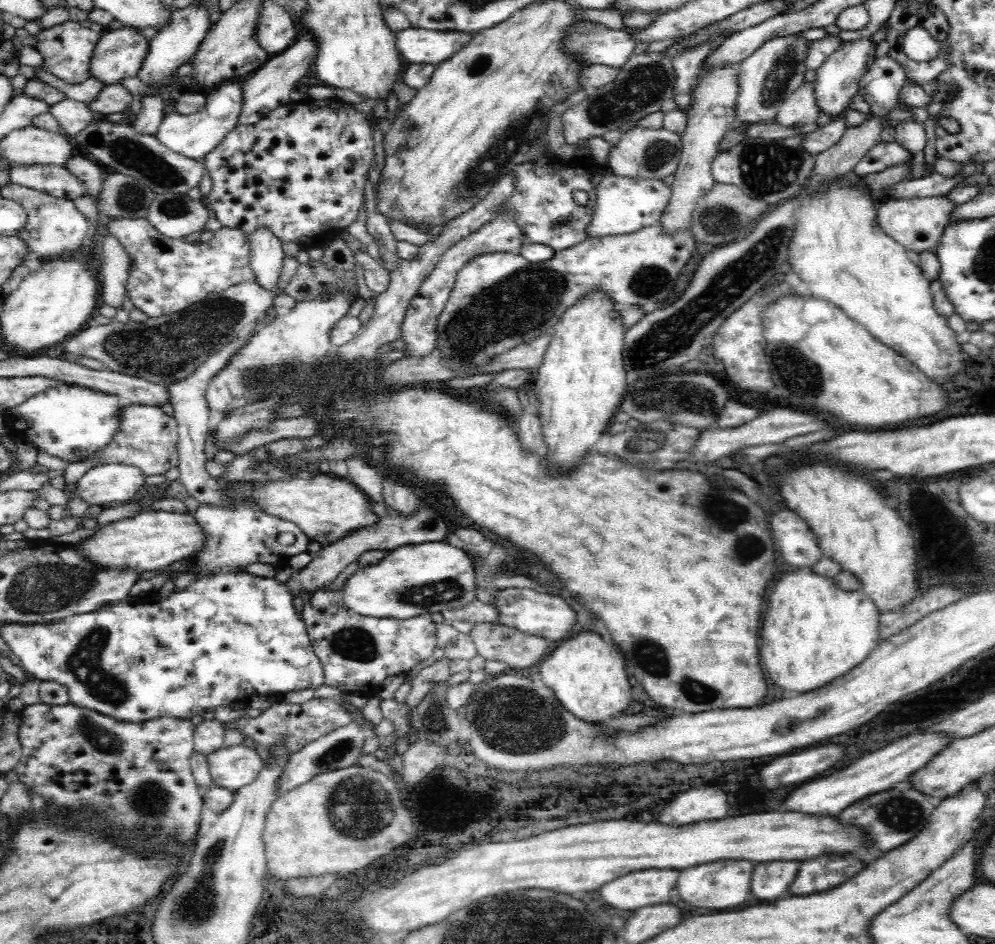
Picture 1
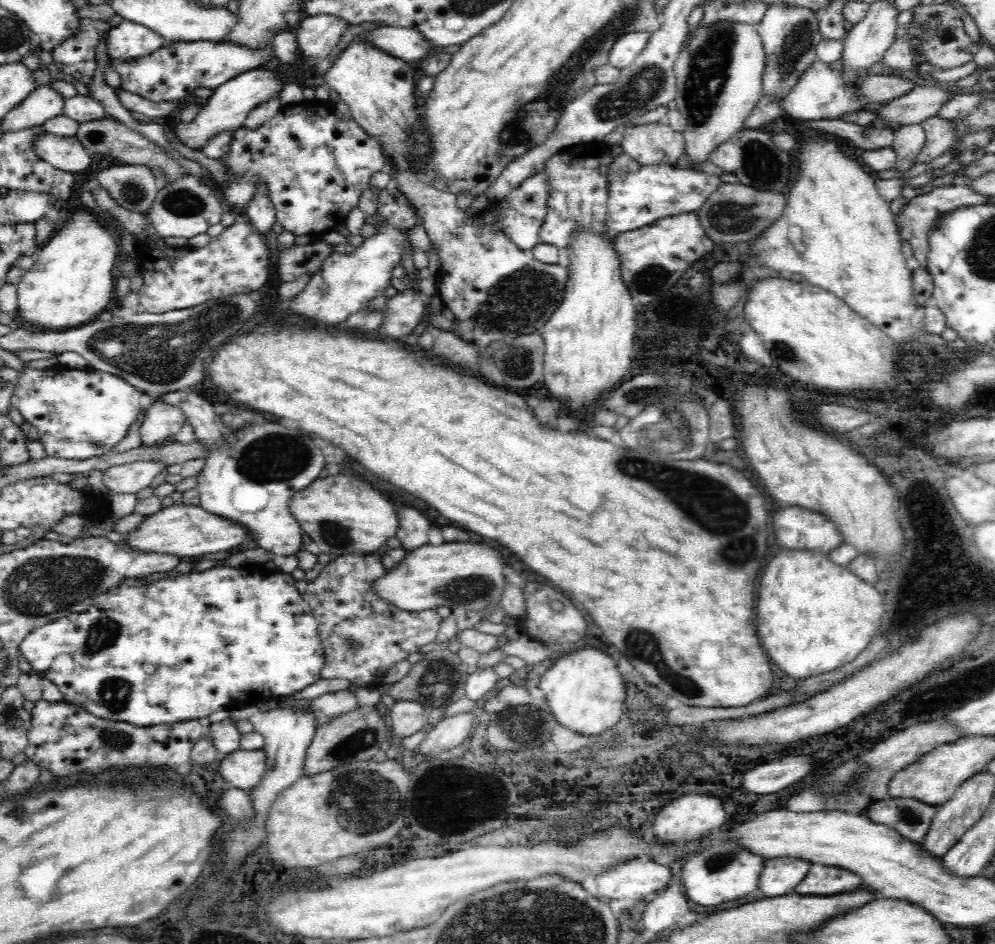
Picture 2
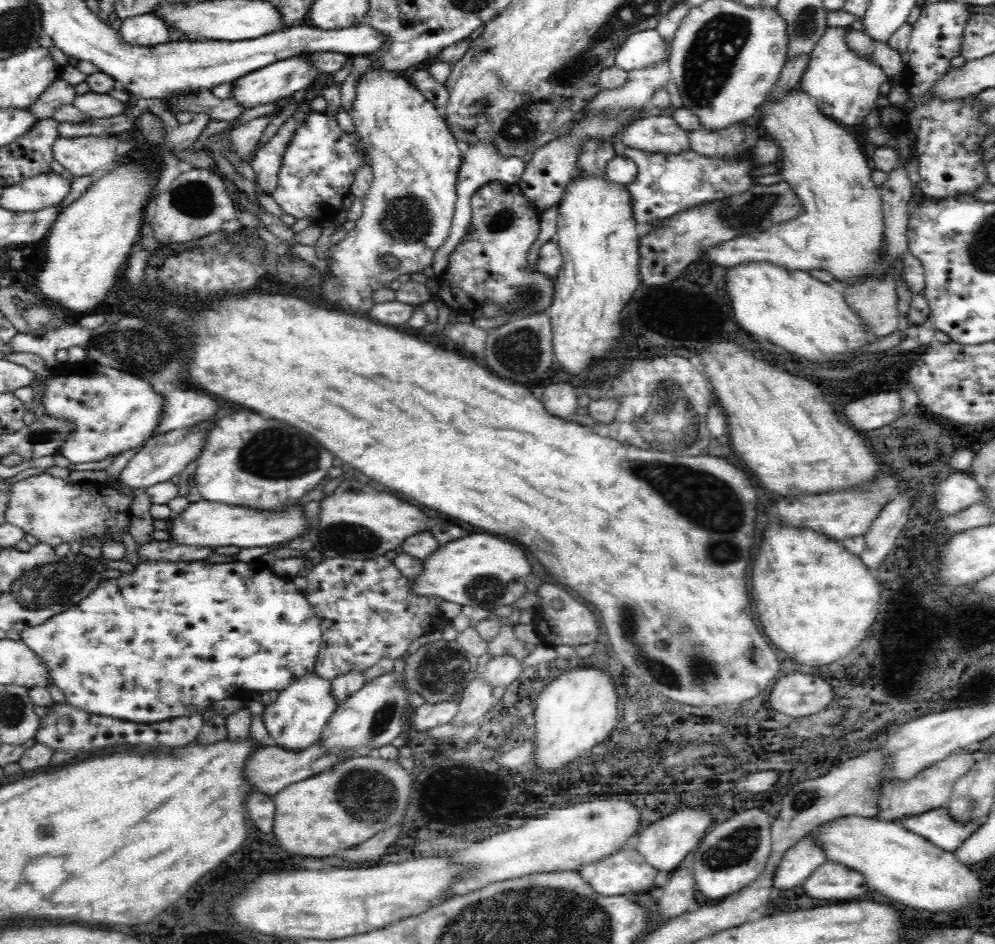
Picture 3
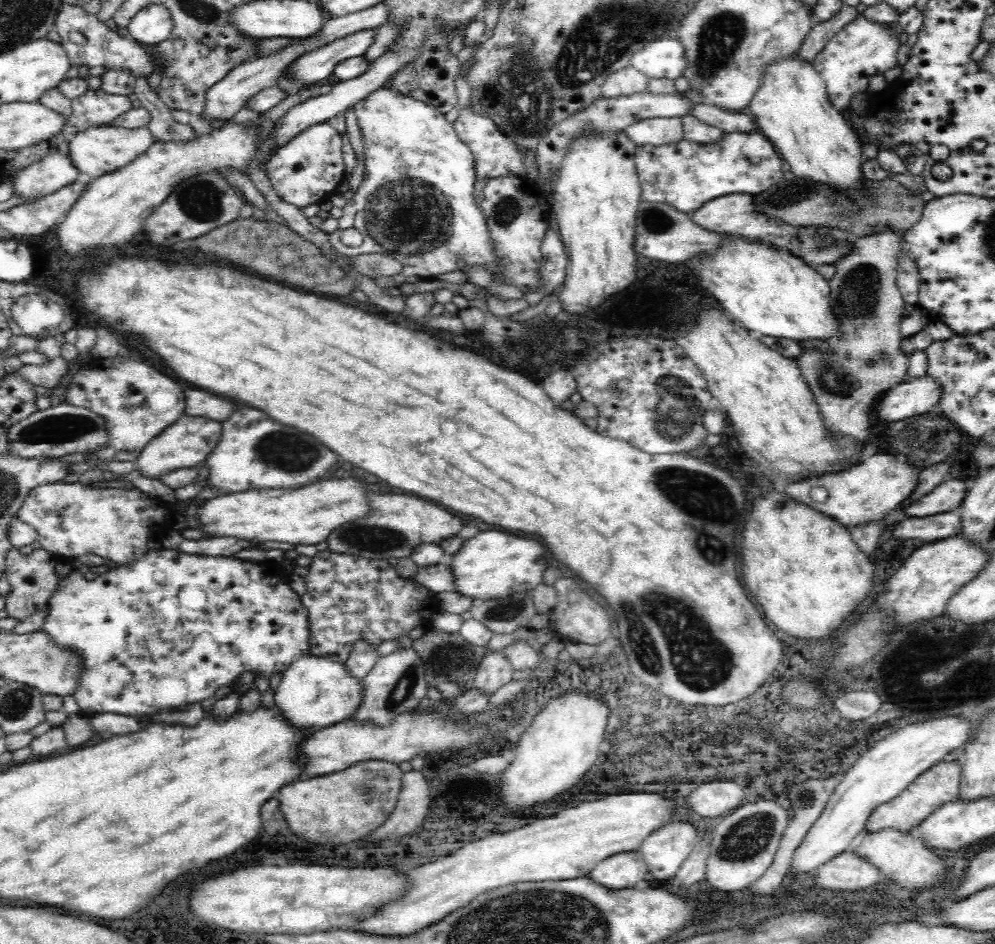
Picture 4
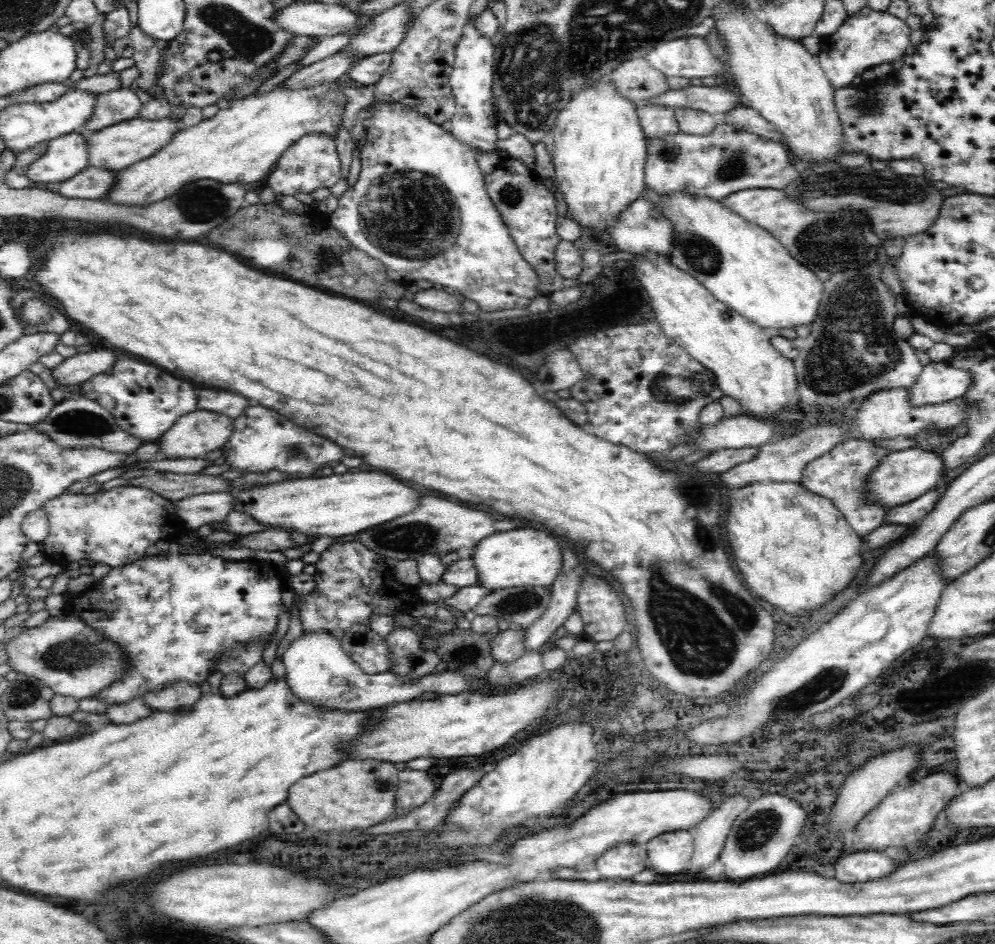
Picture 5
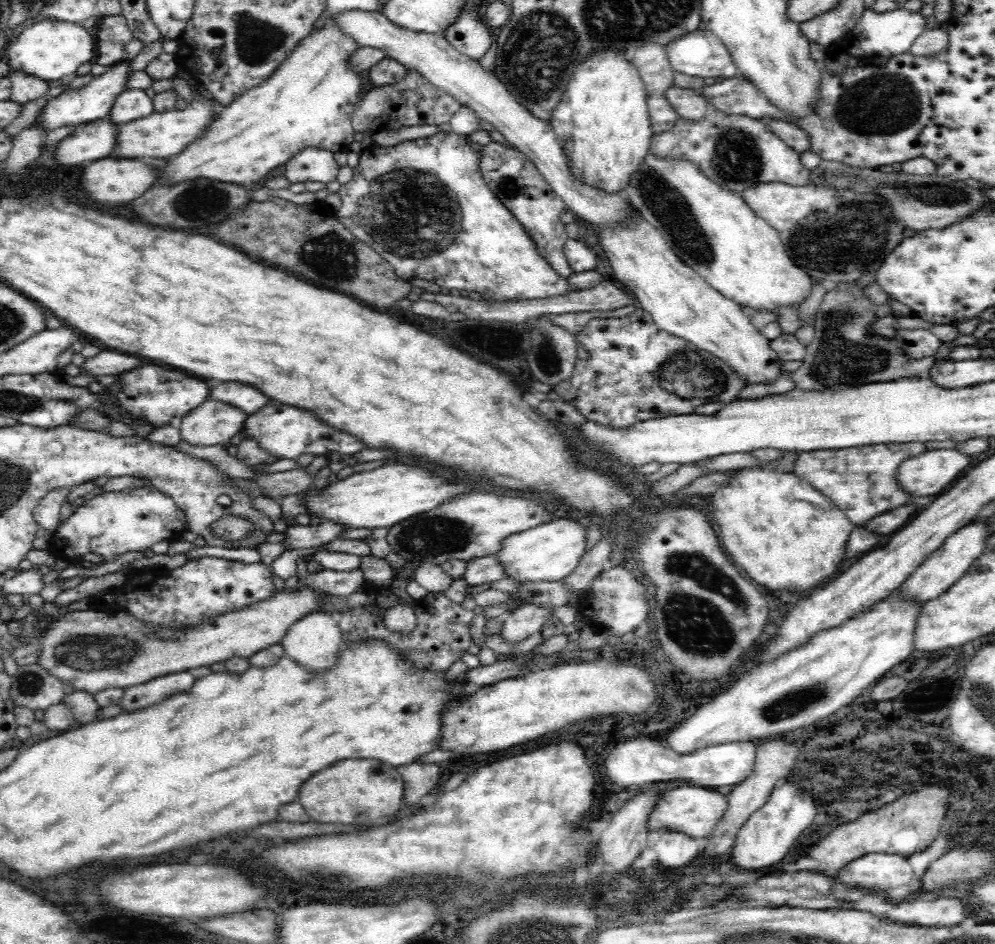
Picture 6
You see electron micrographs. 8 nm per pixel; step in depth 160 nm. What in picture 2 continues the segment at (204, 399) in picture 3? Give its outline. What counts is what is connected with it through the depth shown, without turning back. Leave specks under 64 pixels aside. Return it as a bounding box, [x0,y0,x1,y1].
[140,401,186,447]

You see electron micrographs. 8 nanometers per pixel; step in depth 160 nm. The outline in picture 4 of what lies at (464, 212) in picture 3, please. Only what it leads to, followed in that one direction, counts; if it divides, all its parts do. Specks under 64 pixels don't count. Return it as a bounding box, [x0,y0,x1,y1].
[453,107,528,181]

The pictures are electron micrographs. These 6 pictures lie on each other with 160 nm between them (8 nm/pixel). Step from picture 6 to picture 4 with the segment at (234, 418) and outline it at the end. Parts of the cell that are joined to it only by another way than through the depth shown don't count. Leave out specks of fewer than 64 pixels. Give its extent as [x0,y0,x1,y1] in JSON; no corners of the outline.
[136,414,222,479]

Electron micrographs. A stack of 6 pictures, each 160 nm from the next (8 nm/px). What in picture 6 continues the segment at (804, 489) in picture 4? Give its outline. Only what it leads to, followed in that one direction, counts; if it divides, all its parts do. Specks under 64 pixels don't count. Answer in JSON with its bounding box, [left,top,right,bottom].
[896,449,977,498]

